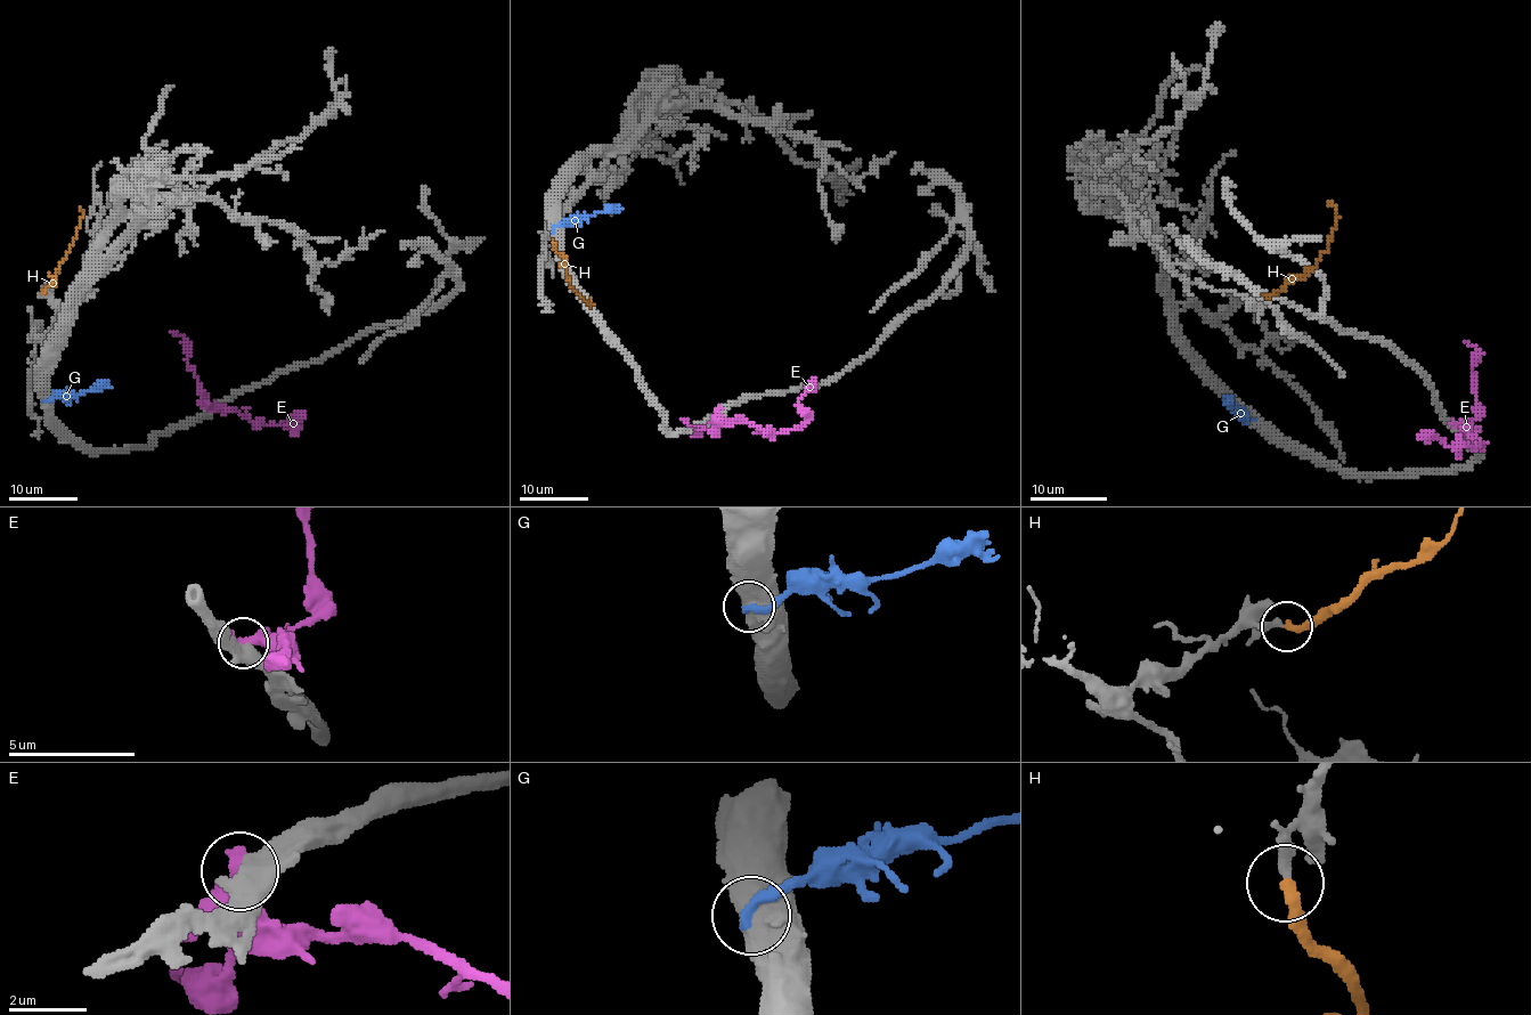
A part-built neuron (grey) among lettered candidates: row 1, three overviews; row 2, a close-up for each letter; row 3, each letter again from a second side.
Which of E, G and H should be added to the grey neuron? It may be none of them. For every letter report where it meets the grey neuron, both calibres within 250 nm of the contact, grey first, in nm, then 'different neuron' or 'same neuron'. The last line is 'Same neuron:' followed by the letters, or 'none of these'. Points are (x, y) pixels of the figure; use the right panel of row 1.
E: meets grey at (1455, 424); 500 nm thick on the grey side, 480 nm on the other; different neuron
G: meets grey at (1251, 419); 600 nm thick on the grey side, 280 nm on the other; different neuron
H: meets grey at (1264, 297); 240 nm thick on the grey side, 320 nm on the other; same neuron
Same neuron: H

